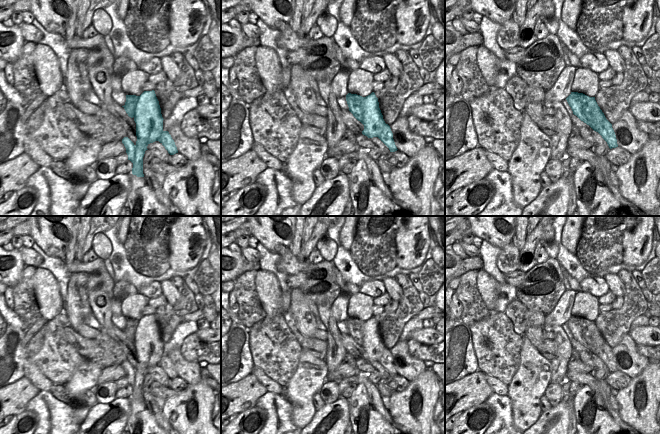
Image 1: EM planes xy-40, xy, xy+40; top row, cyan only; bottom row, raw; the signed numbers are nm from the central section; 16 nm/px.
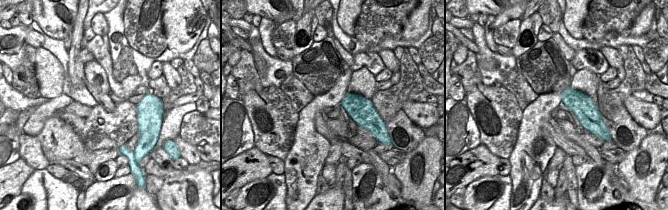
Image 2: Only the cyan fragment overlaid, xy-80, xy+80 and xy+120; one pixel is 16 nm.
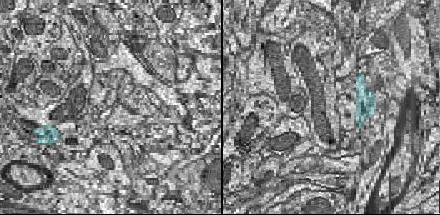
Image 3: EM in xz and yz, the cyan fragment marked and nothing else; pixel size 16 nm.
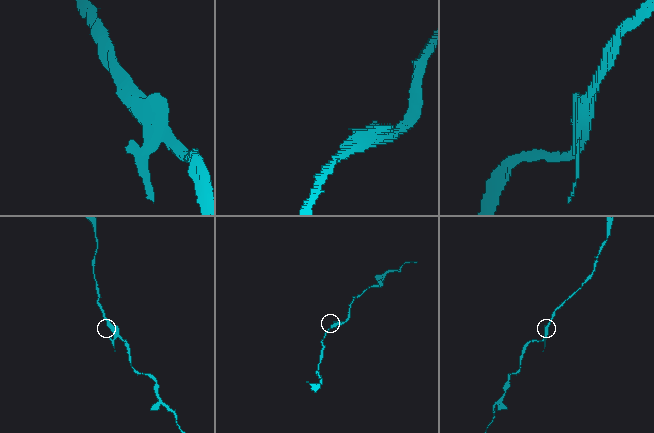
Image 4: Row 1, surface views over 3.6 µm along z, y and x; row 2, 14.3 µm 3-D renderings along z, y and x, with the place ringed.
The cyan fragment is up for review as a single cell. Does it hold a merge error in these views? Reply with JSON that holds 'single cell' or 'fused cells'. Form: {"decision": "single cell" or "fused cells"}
{"decision": "fused cells"}

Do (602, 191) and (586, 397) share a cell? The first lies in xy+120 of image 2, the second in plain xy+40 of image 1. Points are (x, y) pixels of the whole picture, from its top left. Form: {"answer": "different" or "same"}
{"answer": "same"}

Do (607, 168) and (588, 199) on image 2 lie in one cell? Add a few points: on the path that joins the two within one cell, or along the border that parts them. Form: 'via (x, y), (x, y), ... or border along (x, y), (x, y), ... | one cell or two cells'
via (602, 176), (594, 185), (594, 191) | one cell

